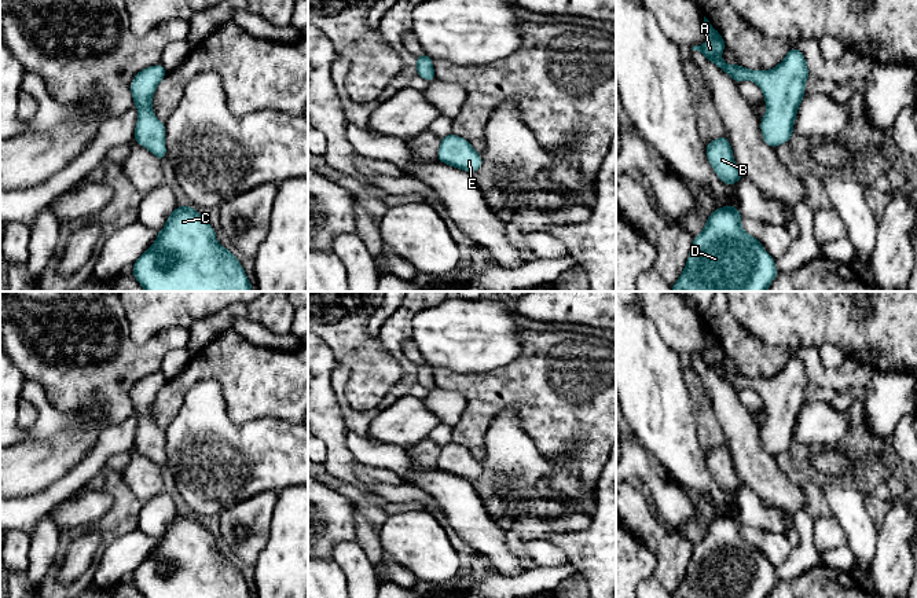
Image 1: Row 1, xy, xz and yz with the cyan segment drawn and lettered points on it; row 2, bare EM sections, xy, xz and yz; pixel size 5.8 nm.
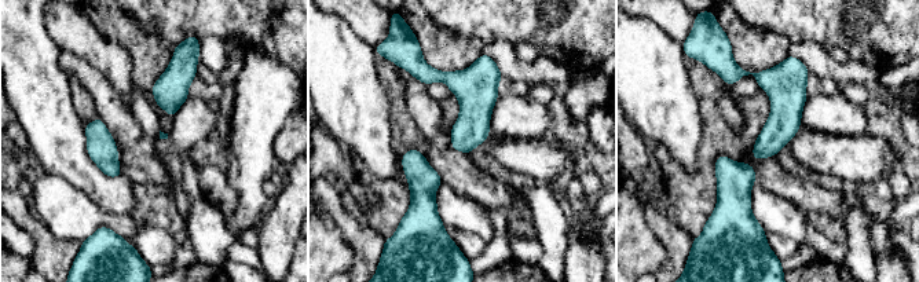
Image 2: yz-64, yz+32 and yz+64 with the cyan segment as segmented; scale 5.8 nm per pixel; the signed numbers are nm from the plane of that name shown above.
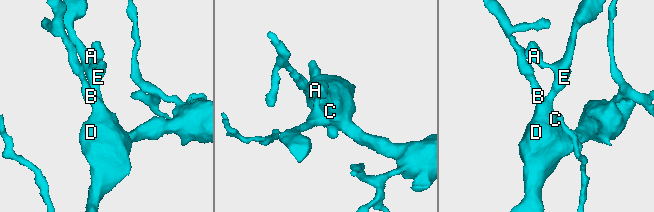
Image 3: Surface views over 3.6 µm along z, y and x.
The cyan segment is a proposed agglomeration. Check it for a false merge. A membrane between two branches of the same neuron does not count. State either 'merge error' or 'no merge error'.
no merge error

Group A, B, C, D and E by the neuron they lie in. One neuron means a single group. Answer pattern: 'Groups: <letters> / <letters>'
Groups: A B C D E

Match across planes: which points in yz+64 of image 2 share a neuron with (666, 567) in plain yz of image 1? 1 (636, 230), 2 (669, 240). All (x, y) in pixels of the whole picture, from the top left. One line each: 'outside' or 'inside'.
1: outside
2: inside

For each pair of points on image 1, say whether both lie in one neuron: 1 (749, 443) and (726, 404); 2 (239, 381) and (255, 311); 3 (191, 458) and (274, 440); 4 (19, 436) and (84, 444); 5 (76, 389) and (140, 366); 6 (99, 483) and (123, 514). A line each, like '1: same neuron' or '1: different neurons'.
1: same neuron
2: different neurons
3: same neuron
4: different neurons
5: same neuron
6: same neuron

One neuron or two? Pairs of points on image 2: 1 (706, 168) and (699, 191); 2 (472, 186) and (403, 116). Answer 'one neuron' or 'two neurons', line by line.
1: one neuron
2: two neurons

